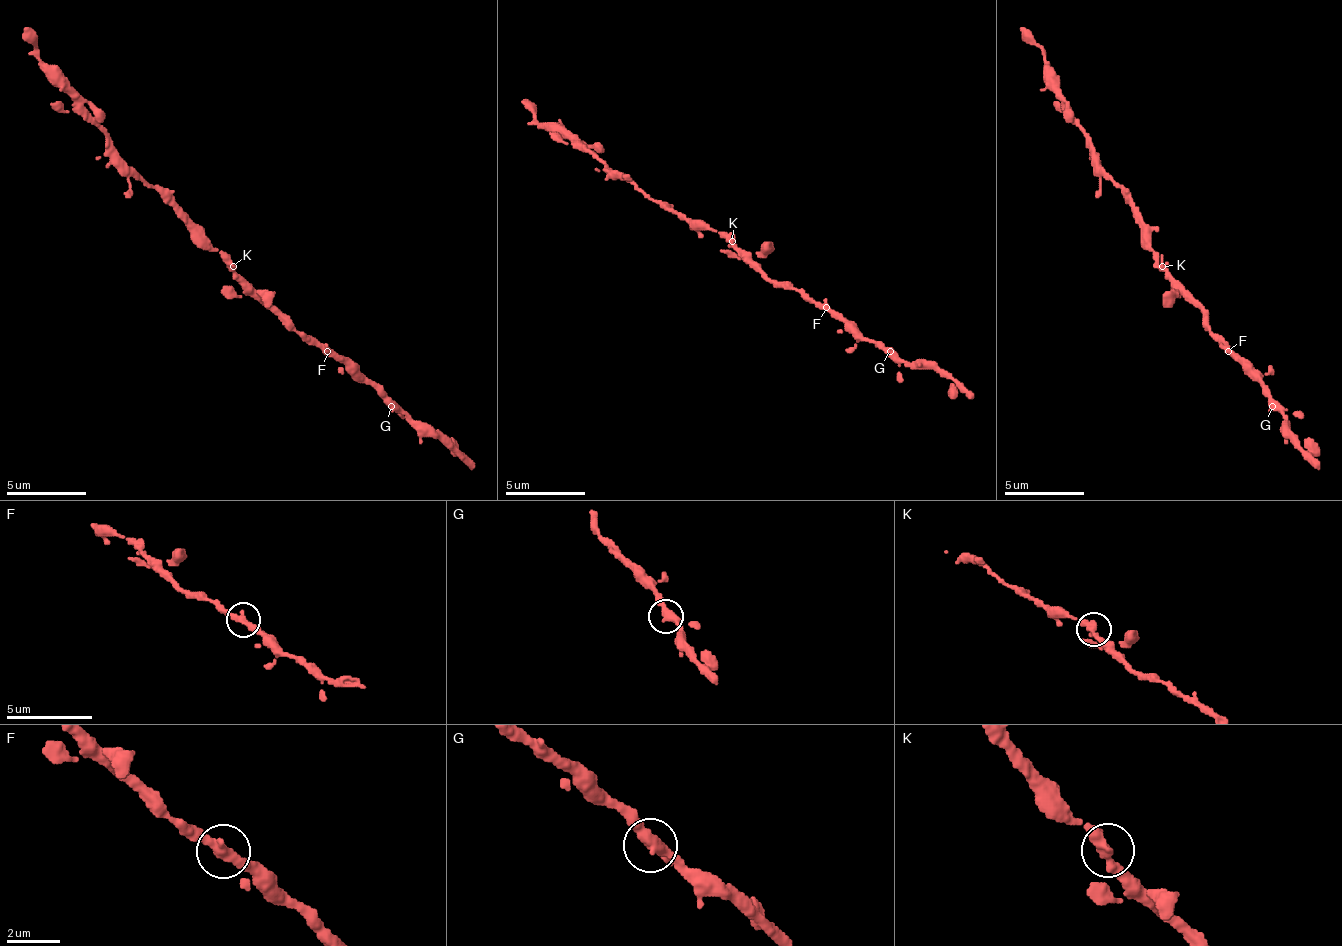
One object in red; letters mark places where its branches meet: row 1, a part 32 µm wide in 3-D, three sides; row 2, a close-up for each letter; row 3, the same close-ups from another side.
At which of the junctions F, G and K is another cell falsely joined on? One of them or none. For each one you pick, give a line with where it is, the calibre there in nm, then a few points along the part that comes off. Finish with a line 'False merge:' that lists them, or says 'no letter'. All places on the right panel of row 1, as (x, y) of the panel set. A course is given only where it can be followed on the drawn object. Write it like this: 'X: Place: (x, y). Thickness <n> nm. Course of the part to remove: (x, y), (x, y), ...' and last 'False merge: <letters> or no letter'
False merge: no letter

